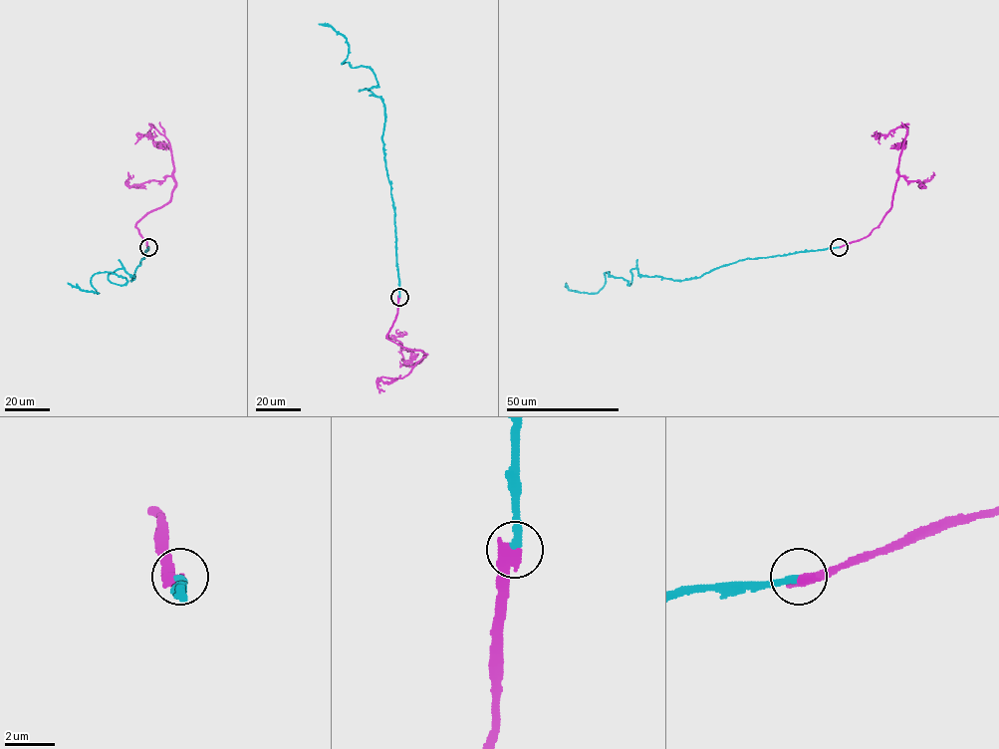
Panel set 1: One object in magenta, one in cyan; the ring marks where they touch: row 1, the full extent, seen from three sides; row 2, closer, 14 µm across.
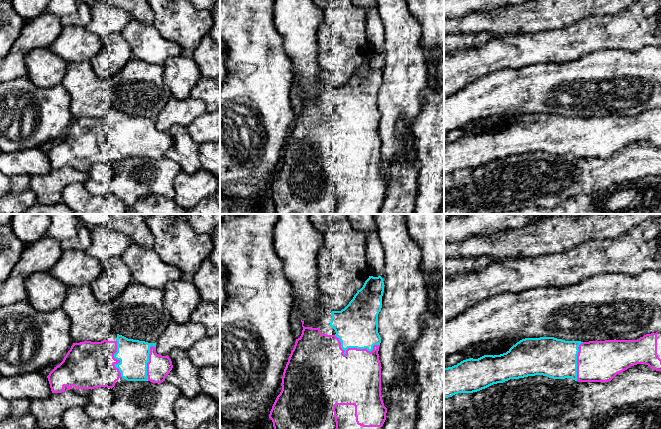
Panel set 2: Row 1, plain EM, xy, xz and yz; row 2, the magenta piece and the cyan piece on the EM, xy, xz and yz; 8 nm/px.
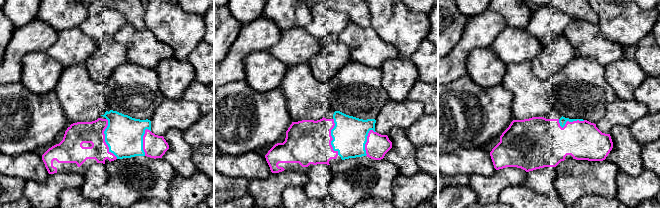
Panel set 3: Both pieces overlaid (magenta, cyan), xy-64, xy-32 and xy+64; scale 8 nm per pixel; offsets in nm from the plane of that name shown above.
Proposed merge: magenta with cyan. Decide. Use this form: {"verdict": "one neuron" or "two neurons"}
{"verdict": "two neurons"}

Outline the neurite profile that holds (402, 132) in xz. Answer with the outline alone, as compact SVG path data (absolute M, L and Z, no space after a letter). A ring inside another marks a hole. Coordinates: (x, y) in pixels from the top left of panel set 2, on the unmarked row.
M400 121L396 126L396 135L399 139L405 139L407 141L407 150L409 151L410 159L417 159L416 150L412 147L412 141L409 137L409 131L402 121Z

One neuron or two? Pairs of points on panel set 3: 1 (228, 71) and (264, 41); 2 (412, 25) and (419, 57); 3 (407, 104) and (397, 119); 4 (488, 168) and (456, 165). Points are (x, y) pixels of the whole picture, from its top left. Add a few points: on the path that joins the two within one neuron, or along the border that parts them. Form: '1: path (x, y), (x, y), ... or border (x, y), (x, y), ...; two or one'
1: path (234, 61), (254, 41); one
2: border (426, 38), (409, 58); two
3: path (407, 108), (401, 115); one
4: path (480, 165), (464, 165); one

